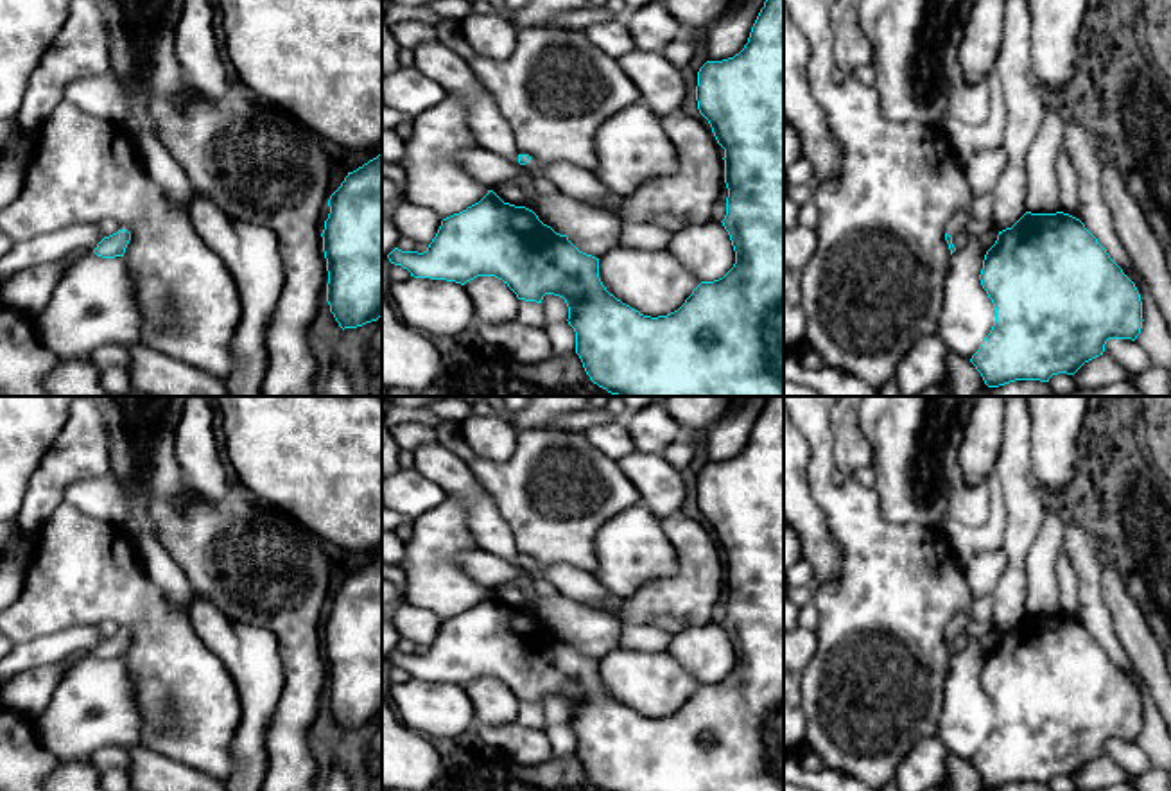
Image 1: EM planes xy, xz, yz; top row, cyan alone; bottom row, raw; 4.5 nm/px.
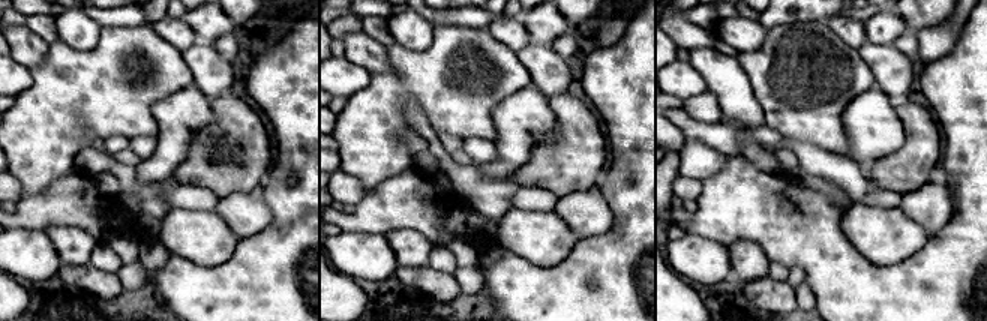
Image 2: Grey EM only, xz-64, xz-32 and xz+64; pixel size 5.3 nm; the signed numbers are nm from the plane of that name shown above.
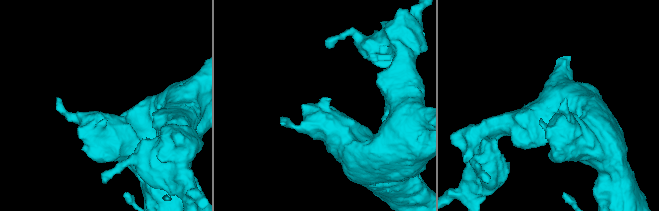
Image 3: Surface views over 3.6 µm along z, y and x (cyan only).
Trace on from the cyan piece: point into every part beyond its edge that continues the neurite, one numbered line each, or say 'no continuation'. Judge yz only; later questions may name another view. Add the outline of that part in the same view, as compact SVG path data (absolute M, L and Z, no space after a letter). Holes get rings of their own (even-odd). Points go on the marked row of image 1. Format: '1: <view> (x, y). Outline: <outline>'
1: yz (956, 225). Outline: M961 208L952 215L952 219L945 226L945 233L950 237L959 235L965 231L965 224L970 221L968 208Z

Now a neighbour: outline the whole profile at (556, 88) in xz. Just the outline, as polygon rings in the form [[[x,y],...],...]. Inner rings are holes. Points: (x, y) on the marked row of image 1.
[[[518,29],[516,48],[509,57],[499,61],[473,54],[468,65],[509,124],[518,152],[542,163],[568,161],[595,172],[595,129],[613,113],[640,102],[619,59],[595,47],[585,30]]]

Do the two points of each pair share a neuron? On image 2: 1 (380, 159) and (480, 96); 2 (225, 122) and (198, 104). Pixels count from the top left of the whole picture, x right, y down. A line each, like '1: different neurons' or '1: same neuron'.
1: same neuron
2: different neurons

